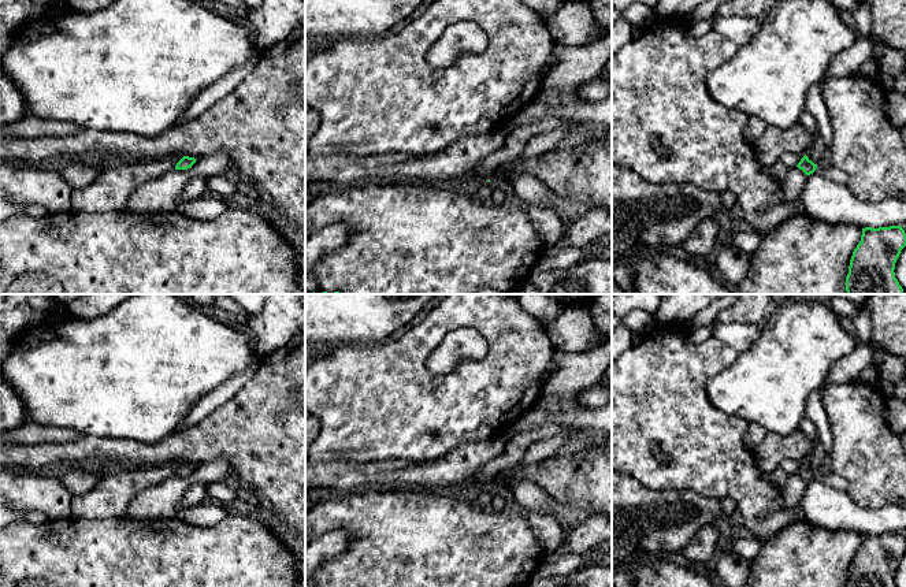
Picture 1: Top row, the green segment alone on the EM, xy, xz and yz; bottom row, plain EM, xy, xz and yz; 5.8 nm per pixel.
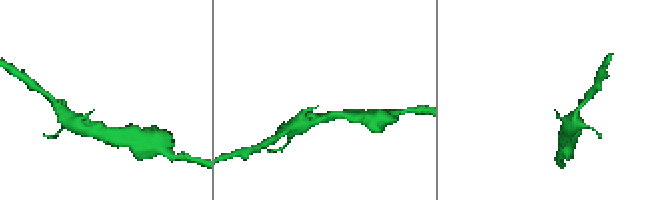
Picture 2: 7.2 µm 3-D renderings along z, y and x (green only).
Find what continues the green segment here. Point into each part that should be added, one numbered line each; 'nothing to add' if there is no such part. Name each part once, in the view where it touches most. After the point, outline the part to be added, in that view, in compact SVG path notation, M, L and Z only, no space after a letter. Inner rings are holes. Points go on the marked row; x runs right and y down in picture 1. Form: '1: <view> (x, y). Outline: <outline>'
nothing to add

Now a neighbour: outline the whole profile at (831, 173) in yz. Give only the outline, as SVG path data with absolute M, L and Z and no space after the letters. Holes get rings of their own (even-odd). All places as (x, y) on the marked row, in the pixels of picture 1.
M818 166L818 171L829 181L840 183L840 185L846 185L847 183L847 177L846 174L839 170L835 166Z

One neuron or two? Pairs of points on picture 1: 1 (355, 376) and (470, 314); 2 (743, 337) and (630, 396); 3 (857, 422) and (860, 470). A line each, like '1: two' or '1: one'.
1: one
2: two
3: one

